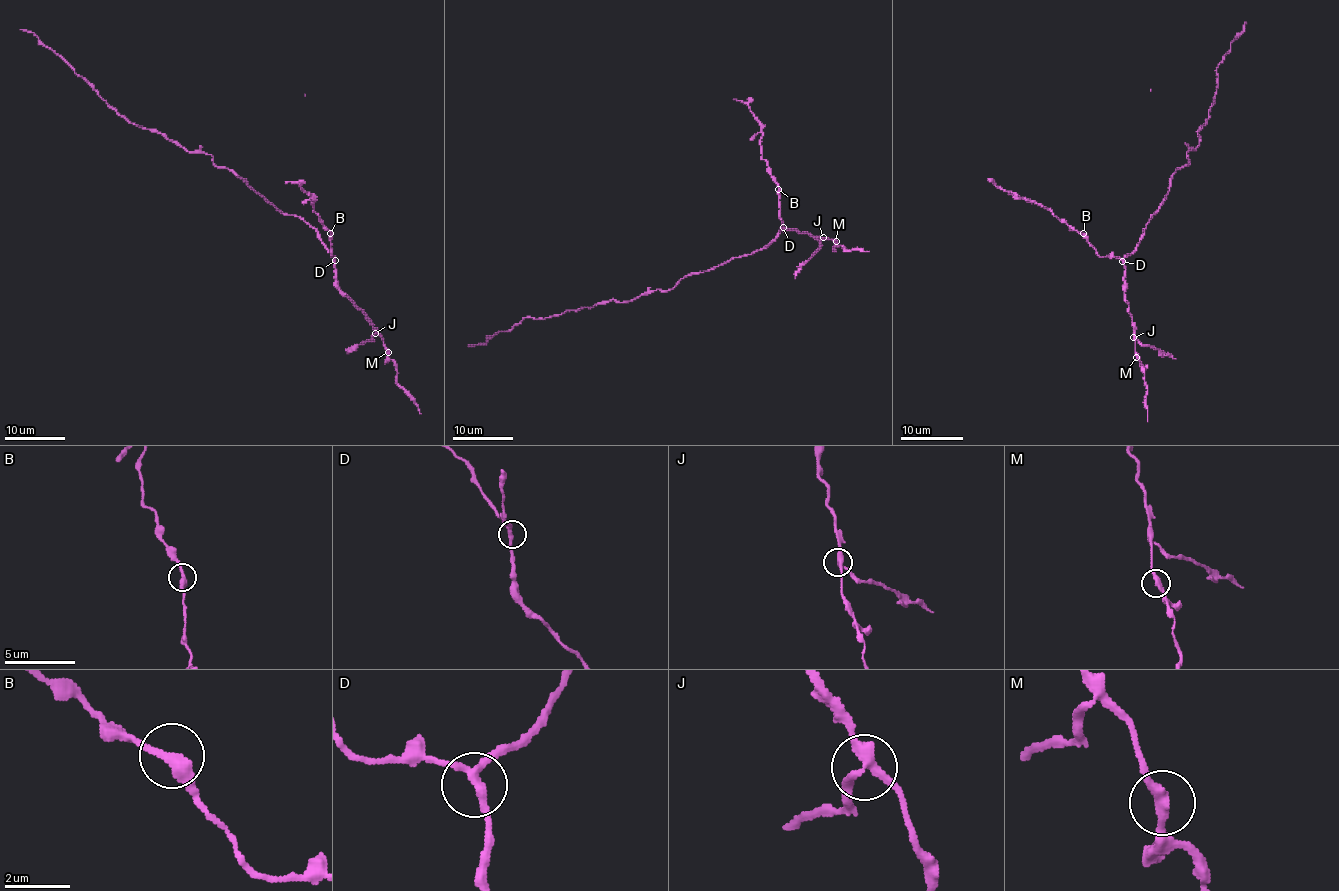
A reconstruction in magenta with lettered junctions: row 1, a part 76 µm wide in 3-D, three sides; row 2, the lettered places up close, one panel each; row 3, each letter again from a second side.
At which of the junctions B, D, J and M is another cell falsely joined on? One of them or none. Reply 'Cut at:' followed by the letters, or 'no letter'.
Cut at: J

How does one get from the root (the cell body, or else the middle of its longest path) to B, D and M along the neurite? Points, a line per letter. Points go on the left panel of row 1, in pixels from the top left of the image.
B: (254, 189), (284, 213), (308, 222), (333, 257), (330, 233)
D: (254, 189), (284, 213), (308, 222), (335, 260)
M: (254, 189), (284, 213), (302, 218), (315, 230), (321, 243), (333, 257), (337, 286), (362, 311), (388, 352)

